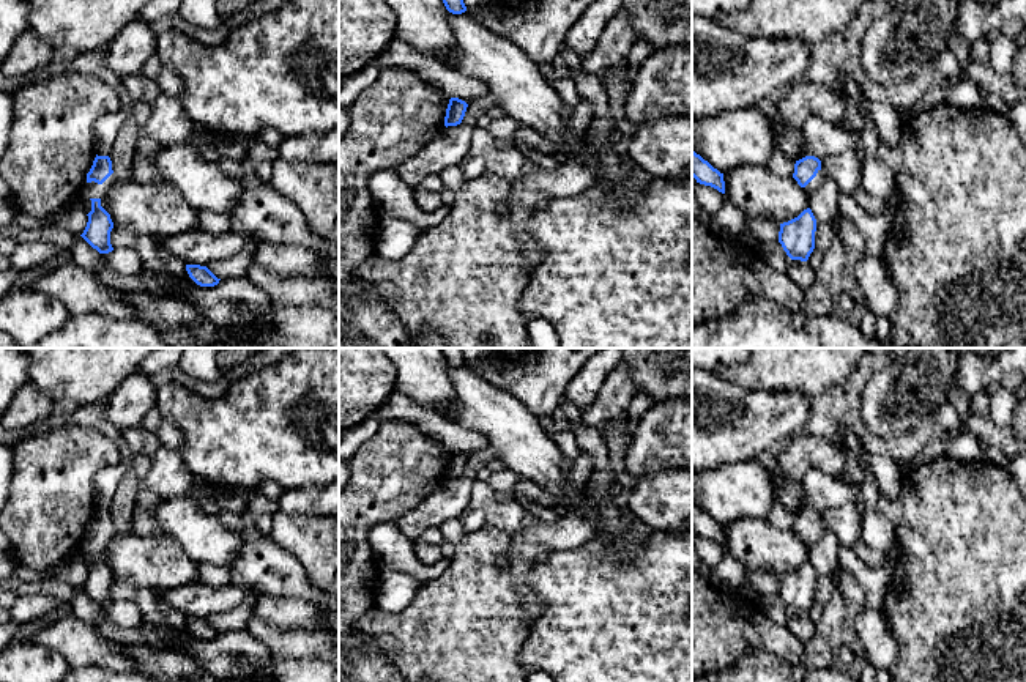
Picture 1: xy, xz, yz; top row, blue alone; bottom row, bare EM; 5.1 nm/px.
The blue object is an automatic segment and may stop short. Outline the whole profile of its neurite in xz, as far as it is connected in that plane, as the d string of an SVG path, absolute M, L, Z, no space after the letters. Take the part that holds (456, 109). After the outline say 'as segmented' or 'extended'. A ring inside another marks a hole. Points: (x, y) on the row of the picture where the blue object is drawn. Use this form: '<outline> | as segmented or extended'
M451 98L448 109L446 109L446 117L444 117L444 126L457 126L462 123L465 112L467 112L468 104L459 98Z | as segmented

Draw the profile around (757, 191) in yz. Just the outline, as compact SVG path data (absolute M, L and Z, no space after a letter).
M745 165L723 173L723 197L749 219L768 217L777 224L797 217L810 197L791 178L782 178L763 165Z

